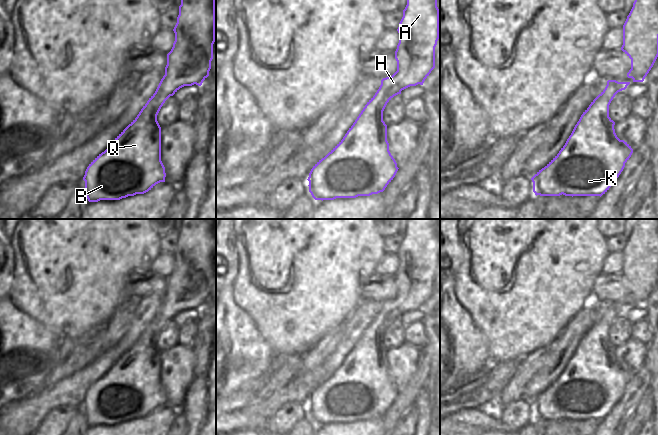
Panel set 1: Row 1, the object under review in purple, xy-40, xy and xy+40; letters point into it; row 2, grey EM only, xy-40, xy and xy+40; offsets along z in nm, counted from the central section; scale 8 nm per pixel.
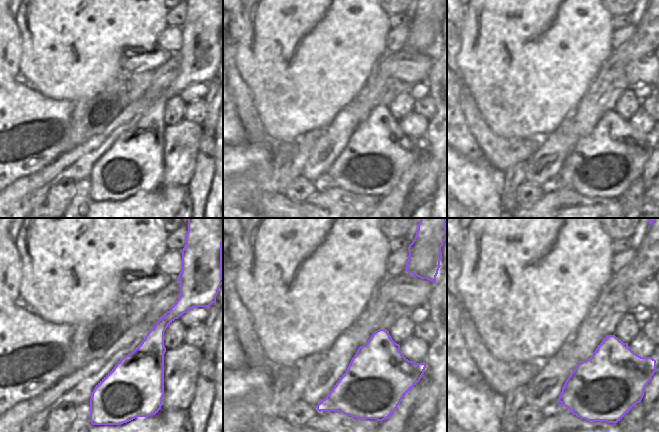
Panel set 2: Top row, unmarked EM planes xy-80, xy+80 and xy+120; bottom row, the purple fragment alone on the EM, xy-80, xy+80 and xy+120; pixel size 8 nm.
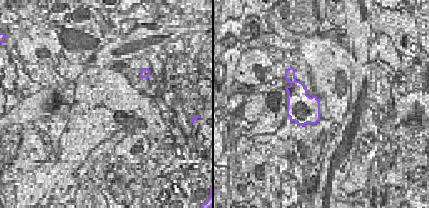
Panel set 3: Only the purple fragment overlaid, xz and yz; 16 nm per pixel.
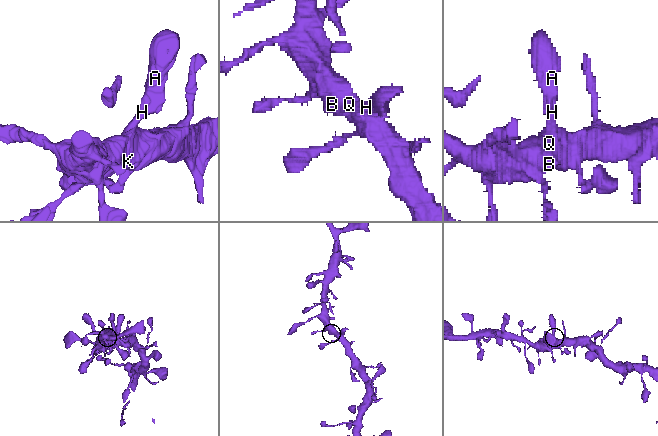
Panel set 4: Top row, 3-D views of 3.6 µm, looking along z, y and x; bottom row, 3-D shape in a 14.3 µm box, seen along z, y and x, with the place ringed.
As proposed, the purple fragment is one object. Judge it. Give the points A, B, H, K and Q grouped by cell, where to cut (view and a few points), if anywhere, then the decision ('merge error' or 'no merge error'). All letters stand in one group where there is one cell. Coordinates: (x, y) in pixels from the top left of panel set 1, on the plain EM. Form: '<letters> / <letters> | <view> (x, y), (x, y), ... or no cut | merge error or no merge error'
A B H K Q | no cut | no merge error

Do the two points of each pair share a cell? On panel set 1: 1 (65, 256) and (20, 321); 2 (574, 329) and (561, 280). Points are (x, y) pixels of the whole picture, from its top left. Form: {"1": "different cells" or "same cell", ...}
{"1": "different cells", "2": "different cells"}

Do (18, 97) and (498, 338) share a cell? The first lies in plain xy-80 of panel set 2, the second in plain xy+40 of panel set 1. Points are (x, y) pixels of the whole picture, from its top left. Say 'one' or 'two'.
two

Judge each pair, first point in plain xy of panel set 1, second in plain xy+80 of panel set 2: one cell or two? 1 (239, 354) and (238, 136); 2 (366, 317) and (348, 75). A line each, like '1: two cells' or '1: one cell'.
1: two cells
2: two cells

